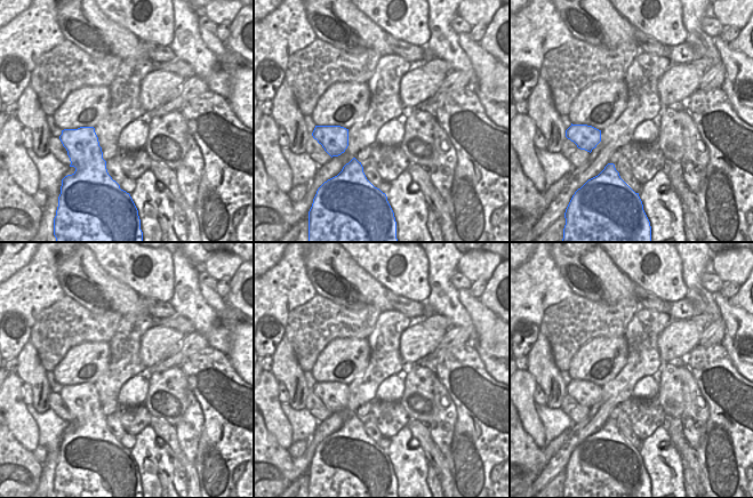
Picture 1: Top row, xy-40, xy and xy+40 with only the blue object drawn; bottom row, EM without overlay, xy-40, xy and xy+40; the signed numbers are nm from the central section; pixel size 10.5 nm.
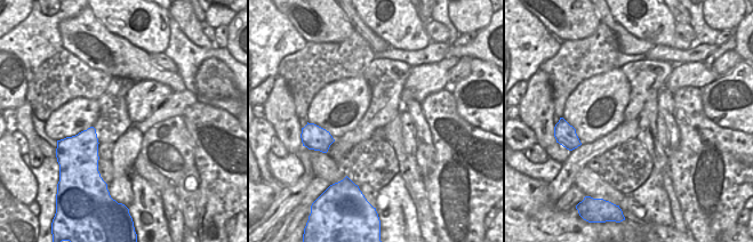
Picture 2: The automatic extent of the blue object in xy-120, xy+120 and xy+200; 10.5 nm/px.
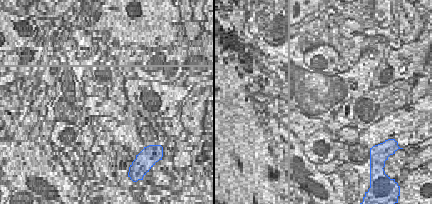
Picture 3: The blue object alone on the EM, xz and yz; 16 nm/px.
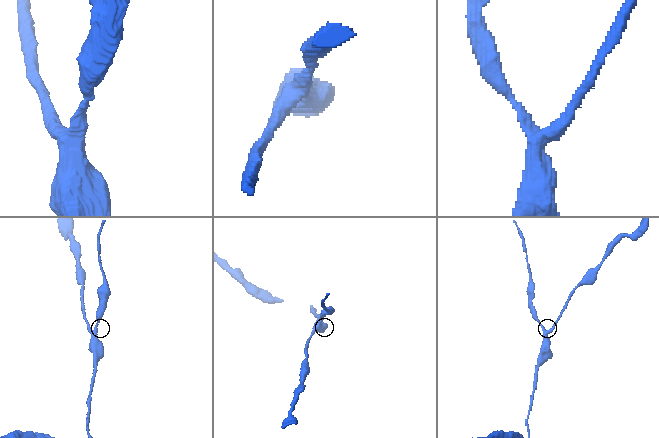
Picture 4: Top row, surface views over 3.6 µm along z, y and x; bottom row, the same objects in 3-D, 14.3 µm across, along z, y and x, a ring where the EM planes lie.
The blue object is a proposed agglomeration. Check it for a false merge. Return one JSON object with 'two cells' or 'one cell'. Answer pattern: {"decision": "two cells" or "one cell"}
{"decision": "one cell"}

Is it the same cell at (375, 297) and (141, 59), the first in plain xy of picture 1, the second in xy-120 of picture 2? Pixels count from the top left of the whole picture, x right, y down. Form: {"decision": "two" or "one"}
{"decision": "one"}

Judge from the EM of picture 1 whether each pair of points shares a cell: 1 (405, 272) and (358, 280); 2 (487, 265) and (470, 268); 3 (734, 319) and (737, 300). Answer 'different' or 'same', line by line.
1: different
2: same
3: different

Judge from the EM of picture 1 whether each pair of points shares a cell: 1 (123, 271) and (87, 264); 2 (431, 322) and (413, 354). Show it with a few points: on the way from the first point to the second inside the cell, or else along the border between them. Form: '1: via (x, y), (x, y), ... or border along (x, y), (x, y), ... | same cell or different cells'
1: border along (93, 254), (96, 260), (111, 275), (125, 283) | different cells
2: border along (421, 322), (426, 327), (440, 327), (446, 330) | different cells

